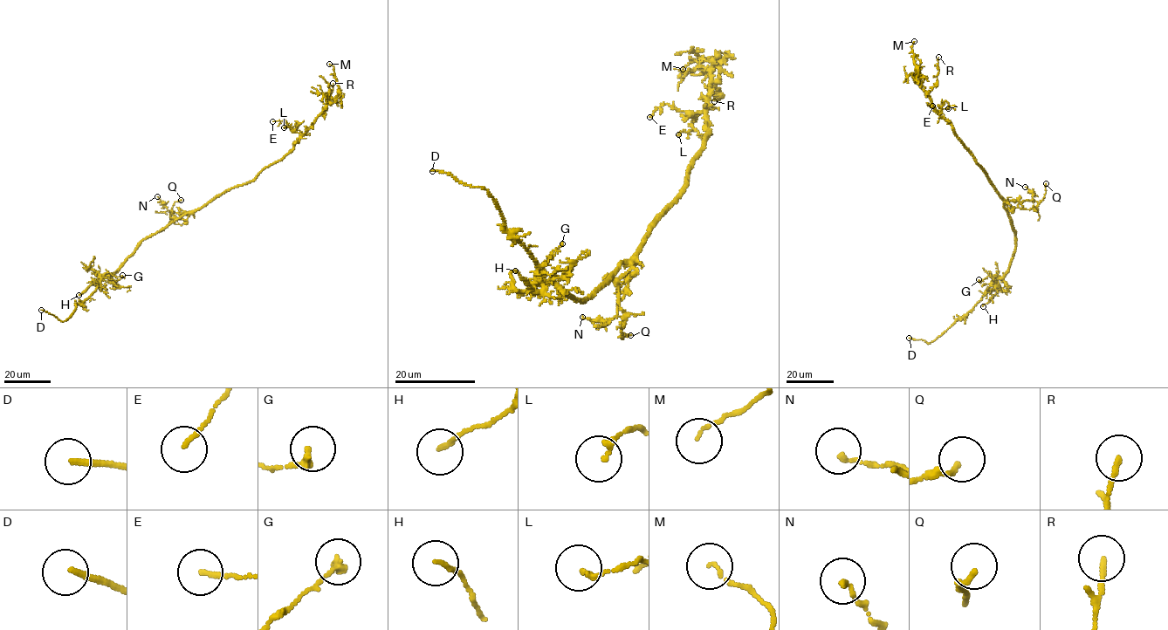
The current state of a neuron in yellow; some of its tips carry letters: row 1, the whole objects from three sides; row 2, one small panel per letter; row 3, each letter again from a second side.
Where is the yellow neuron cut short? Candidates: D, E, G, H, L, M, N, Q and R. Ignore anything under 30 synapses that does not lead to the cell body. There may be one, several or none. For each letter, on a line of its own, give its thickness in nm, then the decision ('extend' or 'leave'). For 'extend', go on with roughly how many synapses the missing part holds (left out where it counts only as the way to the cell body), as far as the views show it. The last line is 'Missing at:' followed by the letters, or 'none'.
D: 190 nm thick; extend
E: 130 nm thick; leave
G: 190 nm thick; leave
H: 110 nm thick; leave
L: 150 nm thick; leave
M: 90 nm thick; leave
N: 130 nm thick; leave
Q: 140 nm thick; leave
R: 150 nm thick; leave
Missing at: D

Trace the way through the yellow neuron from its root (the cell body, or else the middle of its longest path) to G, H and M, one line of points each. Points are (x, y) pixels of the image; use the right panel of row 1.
G: (1005, 202), (1015, 236), (1013, 256), (1008, 270), (995, 279), (988, 277), (981, 282), (979, 279)
H: (1005, 202), (1015, 234), (1016, 246), (1008, 270), (995, 283), (1000, 288), (983, 306)
M: (1005, 202), (958, 138), (953, 126), (940, 118), (922, 89), (911, 47), (914, 41)

